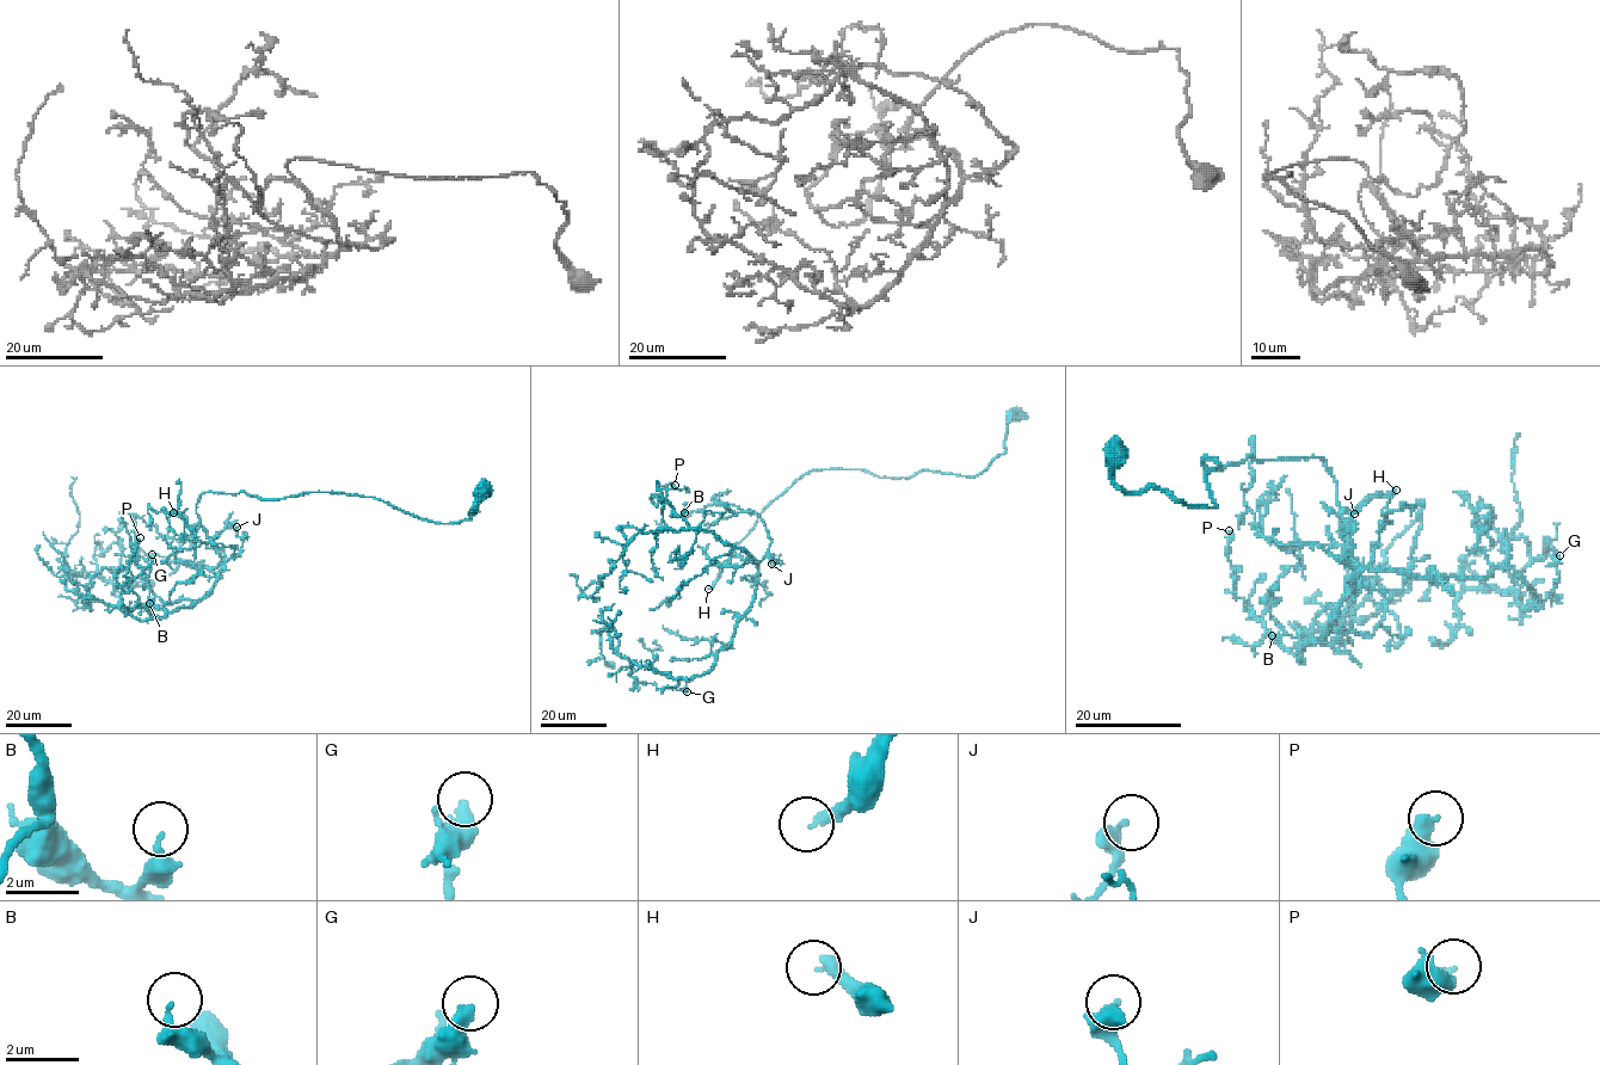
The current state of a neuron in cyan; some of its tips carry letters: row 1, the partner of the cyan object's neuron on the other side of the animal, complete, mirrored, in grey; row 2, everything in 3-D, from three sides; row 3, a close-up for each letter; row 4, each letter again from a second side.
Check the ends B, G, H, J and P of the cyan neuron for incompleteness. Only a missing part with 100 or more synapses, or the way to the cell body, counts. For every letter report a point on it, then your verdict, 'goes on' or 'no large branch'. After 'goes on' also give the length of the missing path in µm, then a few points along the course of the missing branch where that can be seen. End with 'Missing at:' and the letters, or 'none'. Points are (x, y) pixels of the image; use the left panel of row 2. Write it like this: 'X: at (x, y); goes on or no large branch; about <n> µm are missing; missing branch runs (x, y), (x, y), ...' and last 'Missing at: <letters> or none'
B: at (149, 603); no large branch
G: at (152, 554); no large branch
H: at (173, 512); goes on; about 80 µm are missing; missing branch runs (173, 512), (170, 498), (164, 494), (140, 497), (130, 478), (195, 410), (192, 401), (183, 393)
J: at (237, 527); no large branch
P: at (140, 537); no large branch
Missing at: H

